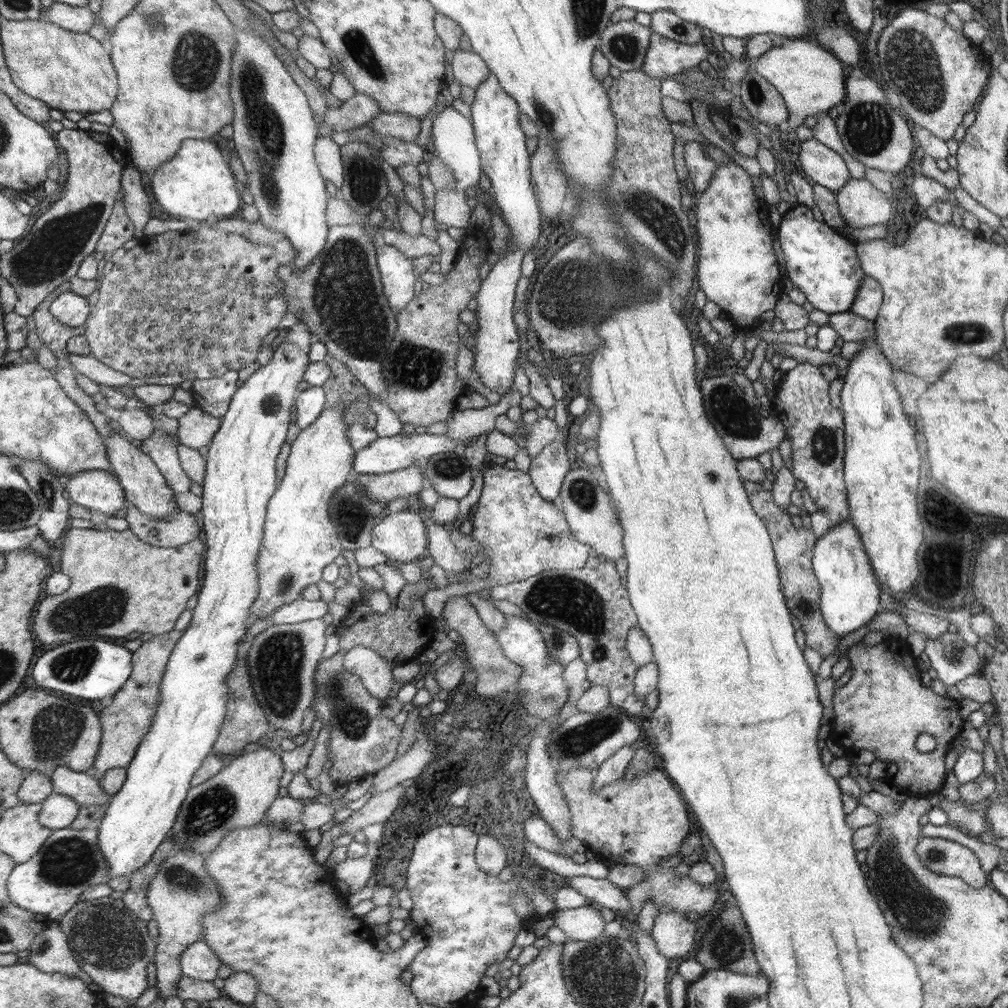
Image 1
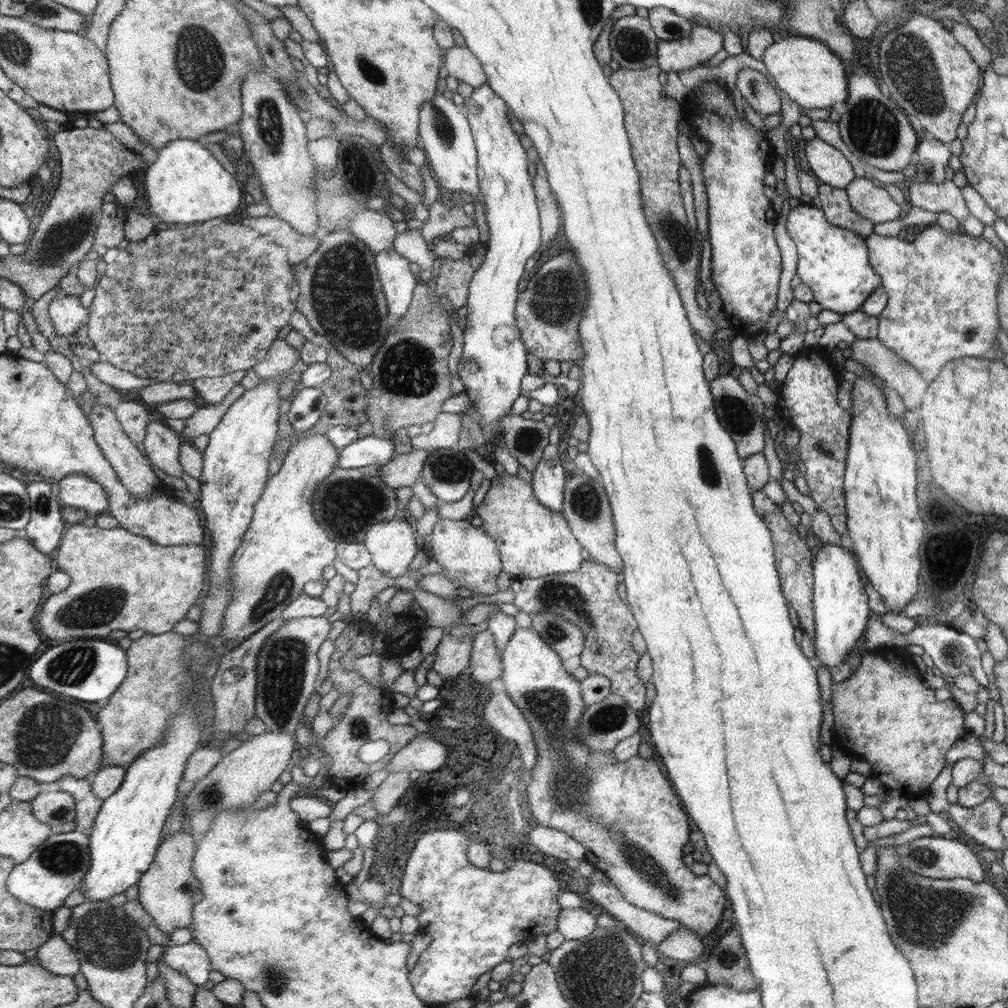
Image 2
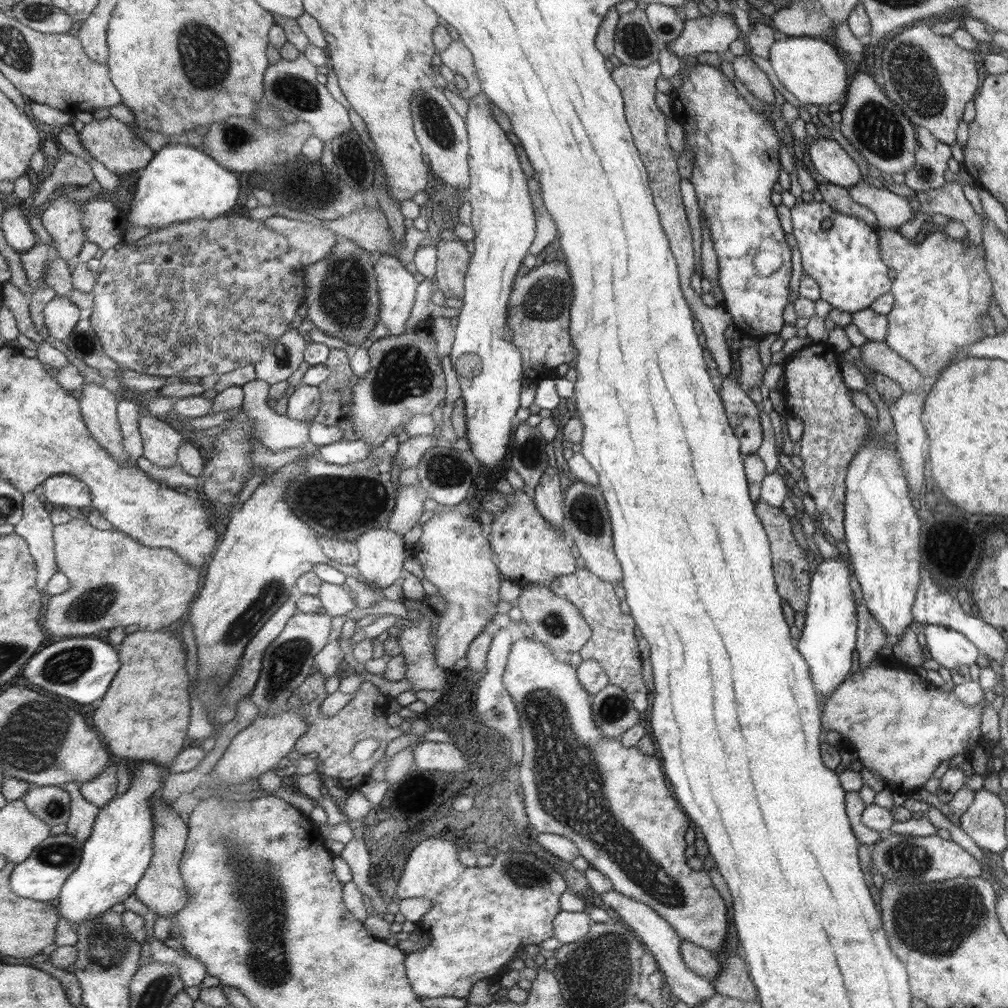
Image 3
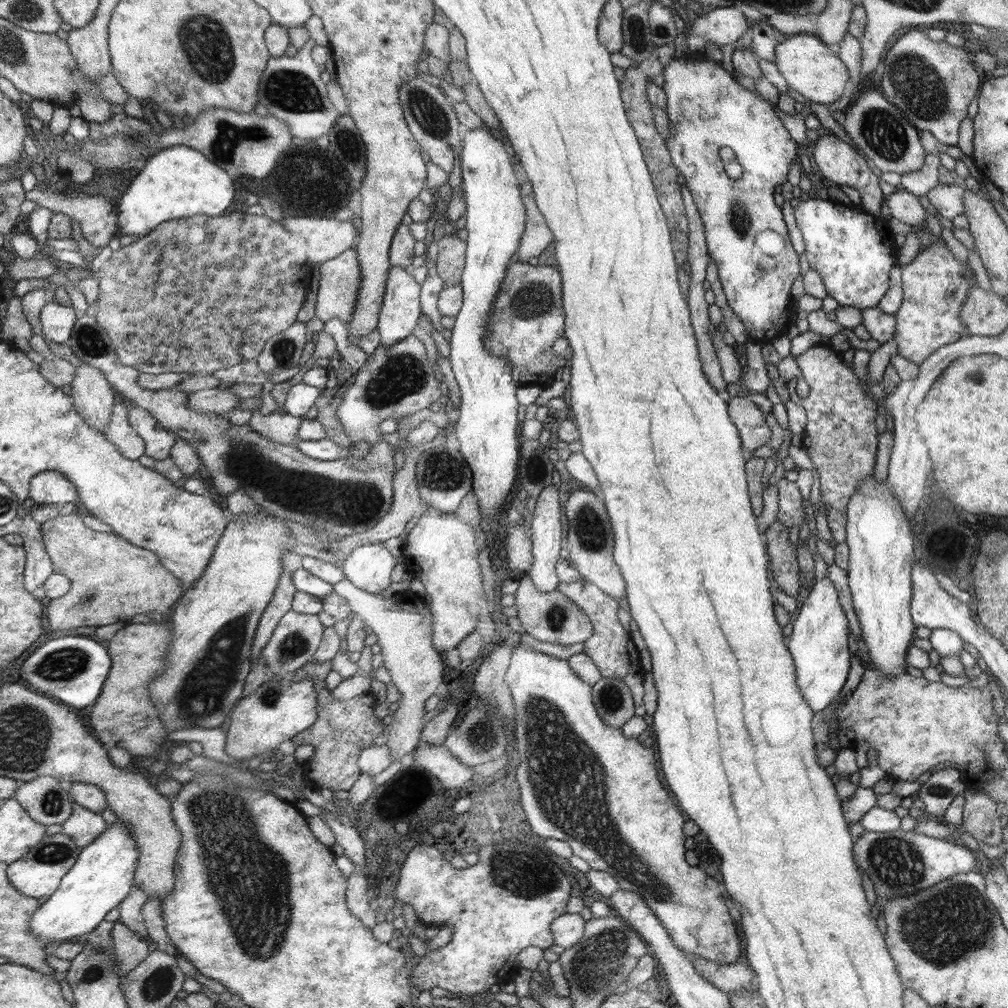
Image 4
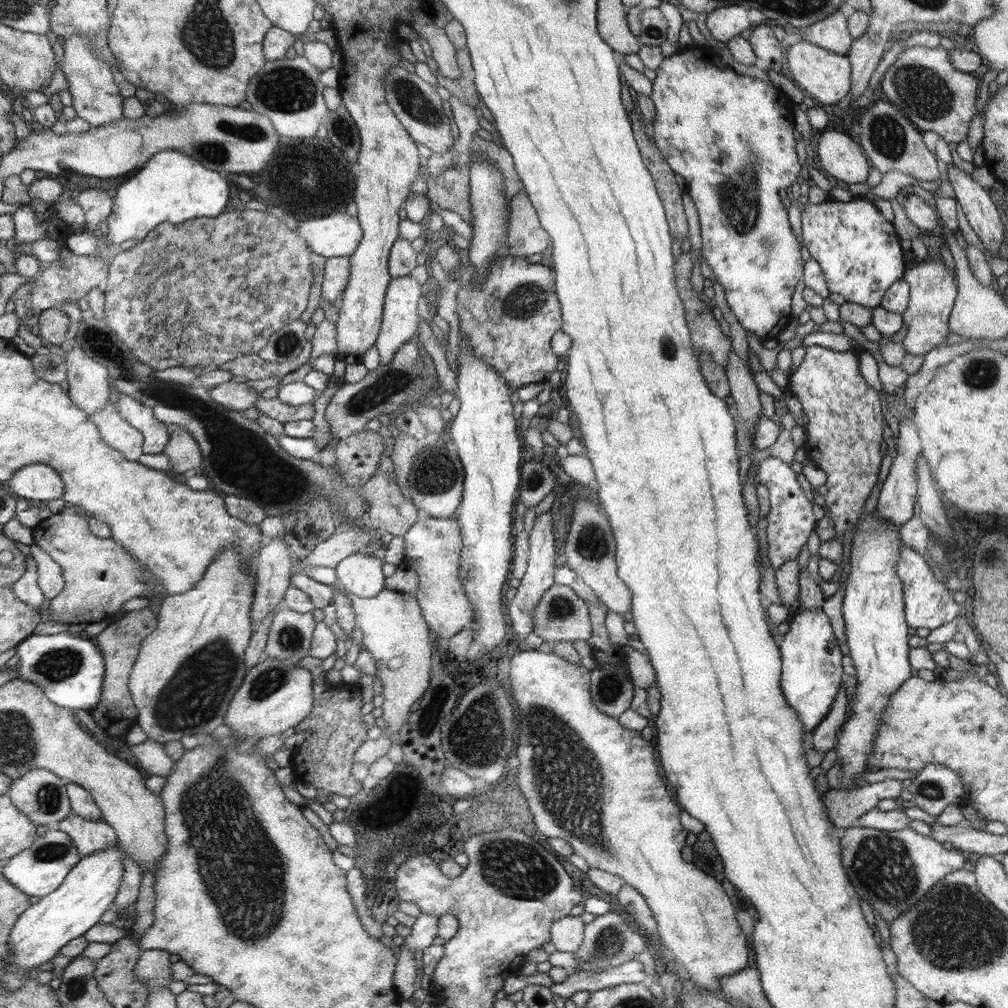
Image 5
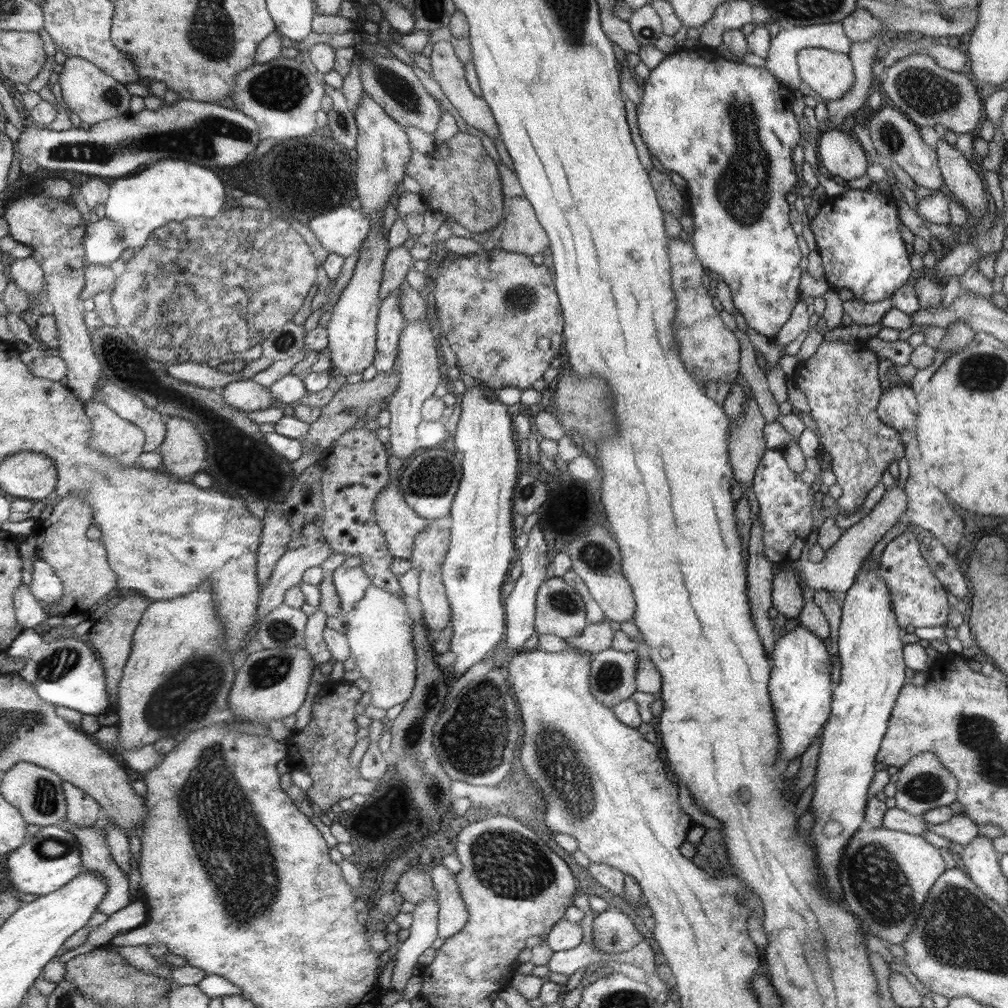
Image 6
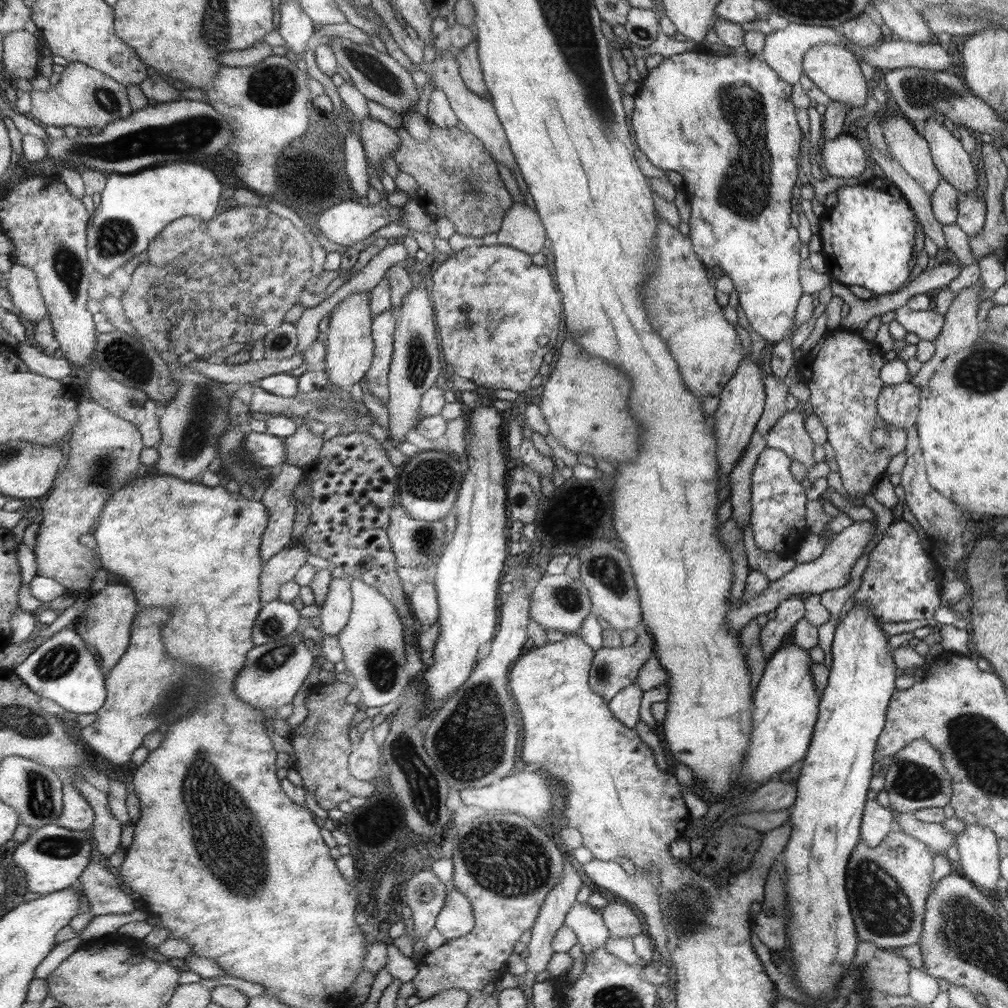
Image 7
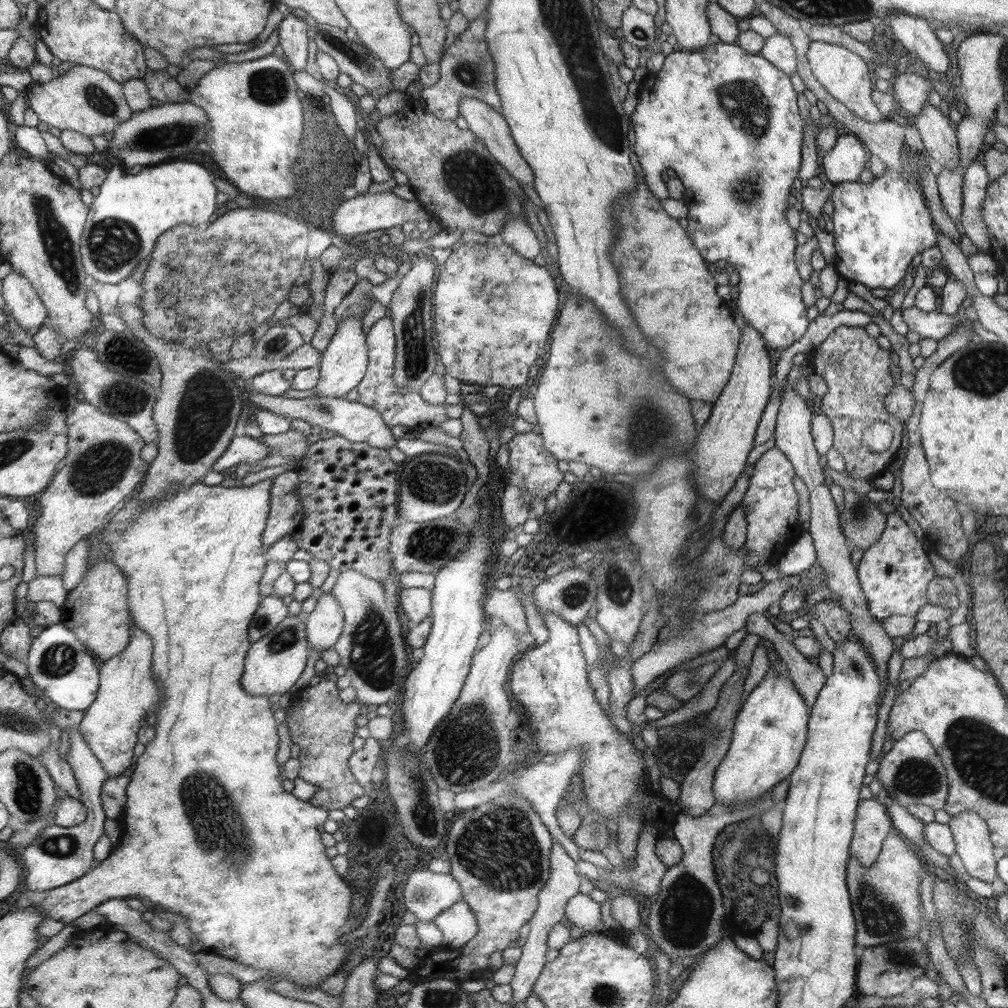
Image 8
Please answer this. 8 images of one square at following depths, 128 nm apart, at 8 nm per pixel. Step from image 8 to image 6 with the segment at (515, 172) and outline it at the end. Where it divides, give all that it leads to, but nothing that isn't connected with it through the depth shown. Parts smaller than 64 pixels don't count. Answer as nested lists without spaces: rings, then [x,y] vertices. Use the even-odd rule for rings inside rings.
[[[440,40],[433,45],[431,57],[431,67],[433,77],[442,88],[442,92],[448,100],[453,104],[454,108],[458,110],[460,116],[467,122],[468,126],[473,126],[479,131],[485,132],[495,142],[500,139],[499,125],[495,121],[494,113],[491,111],[490,105],[478,94],[474,94],[470,88],[466,78],[466,68],[463,61],[456,56],[454,46],[450,41]]]

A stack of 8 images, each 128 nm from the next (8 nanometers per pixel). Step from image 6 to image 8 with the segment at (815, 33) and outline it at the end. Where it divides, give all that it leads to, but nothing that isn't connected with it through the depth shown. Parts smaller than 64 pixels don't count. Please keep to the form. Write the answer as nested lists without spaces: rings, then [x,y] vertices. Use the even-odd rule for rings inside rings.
[[[776,33],[768,37],[759,55],[767,58],[789,76],[797,72],[797,54],[788,35]]]

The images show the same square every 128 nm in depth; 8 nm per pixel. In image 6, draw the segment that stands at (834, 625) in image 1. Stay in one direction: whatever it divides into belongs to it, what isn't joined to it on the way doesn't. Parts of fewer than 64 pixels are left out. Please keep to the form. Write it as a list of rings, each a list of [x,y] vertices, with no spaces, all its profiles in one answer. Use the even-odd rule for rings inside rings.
[[[800,624],[778,638],[770,656],[773,674],[769,691],[775,712],[774,720],[779,728],[779,764],[782,765],[803,754],[820,736],[828,716],[831,716],[832,694],[835,694],[830,680],[832,658],[820,637]]]

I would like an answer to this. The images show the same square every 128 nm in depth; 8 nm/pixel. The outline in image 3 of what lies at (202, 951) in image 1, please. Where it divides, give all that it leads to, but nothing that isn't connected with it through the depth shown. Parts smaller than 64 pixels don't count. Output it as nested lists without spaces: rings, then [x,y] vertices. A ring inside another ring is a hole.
[[[156,938],[150,941],[150,957],[153,962],[161,962],[162,964],[173,964],[178,967],[178,975],[186,988],[201,986],[202,981],[206,978],[205,964],[200,960],[196,960],[190,952],[186,950],[174,950]]]

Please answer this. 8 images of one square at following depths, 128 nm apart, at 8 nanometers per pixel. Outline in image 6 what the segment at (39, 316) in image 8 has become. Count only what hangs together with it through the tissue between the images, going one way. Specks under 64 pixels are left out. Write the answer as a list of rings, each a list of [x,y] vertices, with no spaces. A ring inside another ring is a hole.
[[[36,257],[18,259],[11,266],[12,280],[24,290],[32,293],[39,301],[39,296],[47,286],[46,270]]]

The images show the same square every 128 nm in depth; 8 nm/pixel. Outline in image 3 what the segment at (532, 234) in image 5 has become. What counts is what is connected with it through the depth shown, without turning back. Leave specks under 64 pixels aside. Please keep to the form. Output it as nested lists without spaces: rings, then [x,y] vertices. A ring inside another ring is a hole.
[[[534,176],[530,178],[529,183],[531,184],[531,193],[533,196],[533,204],[535,205],[536,212],[536,226],[538,226],[538,231],[536,231],[537,236],[533,246],[531,247],[531,252],[533,255],[538,255],[554,238],[556,238],[557,228],[556,222],[552,218],[552,215],[548,212],[545,207],[544,199],[542,196],[541,182]]]

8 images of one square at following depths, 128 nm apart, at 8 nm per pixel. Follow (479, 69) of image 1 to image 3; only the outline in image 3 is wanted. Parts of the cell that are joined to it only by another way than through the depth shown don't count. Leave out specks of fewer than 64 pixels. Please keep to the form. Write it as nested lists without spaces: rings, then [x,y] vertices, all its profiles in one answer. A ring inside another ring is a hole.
[[[453,40],[446,50],[440,51],[439,63],[448,66],[452,72],[464,76],[468,82],[468,89],[461,91],[460,97],[470,101],[472,97],[482,94],[480,78],[478,78],[477,68],[474,64],[473,54],[459,40]]]

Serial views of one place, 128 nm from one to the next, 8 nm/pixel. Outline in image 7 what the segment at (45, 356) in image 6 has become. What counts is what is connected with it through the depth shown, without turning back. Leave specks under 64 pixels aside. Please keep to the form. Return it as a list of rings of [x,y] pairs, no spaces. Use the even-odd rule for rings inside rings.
[[[21,344],[18,349],[20,356],[26,361],[32,372],[52,377],[54,380],[64,380],[74,374],[66,356],[55,358],[53,354],[44,352],[34,344]]]

